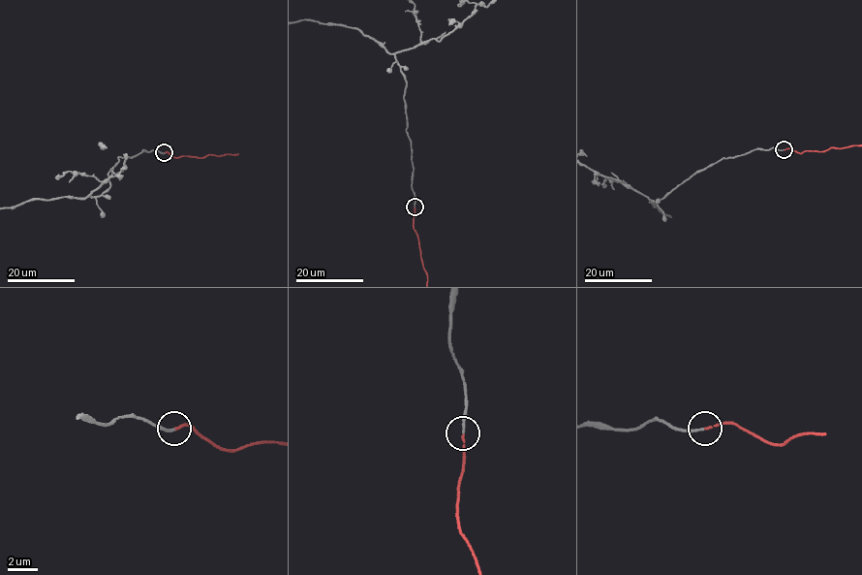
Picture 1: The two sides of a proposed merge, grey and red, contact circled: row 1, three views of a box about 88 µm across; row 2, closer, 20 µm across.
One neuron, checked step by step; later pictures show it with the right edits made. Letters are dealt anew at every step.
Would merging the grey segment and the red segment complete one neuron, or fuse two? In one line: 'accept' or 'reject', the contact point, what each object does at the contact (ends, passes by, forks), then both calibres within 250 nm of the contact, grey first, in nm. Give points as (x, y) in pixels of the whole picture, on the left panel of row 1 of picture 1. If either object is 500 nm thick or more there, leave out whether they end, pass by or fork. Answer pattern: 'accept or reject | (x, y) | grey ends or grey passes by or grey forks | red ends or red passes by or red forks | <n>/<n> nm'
accept | (164, 152) | grey ends | red ends | 160/130 nm

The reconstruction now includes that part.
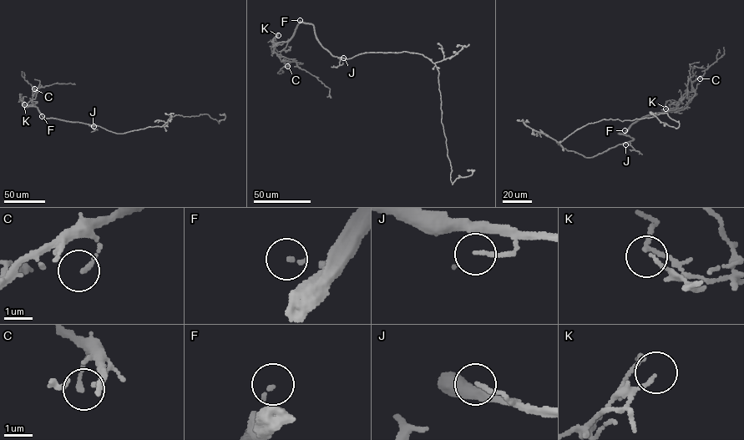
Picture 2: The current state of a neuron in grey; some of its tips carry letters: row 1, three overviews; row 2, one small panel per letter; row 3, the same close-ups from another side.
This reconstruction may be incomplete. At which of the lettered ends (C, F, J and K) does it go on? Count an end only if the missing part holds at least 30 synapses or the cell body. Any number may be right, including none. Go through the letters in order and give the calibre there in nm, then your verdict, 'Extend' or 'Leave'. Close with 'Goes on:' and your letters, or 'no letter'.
C: Thickness 130 nm. Leave
F: Thickness 100 nm. Extend
J: Thickness 120 nm. Leave
K: Thickness 100 nm. Leave
Goes on: F

